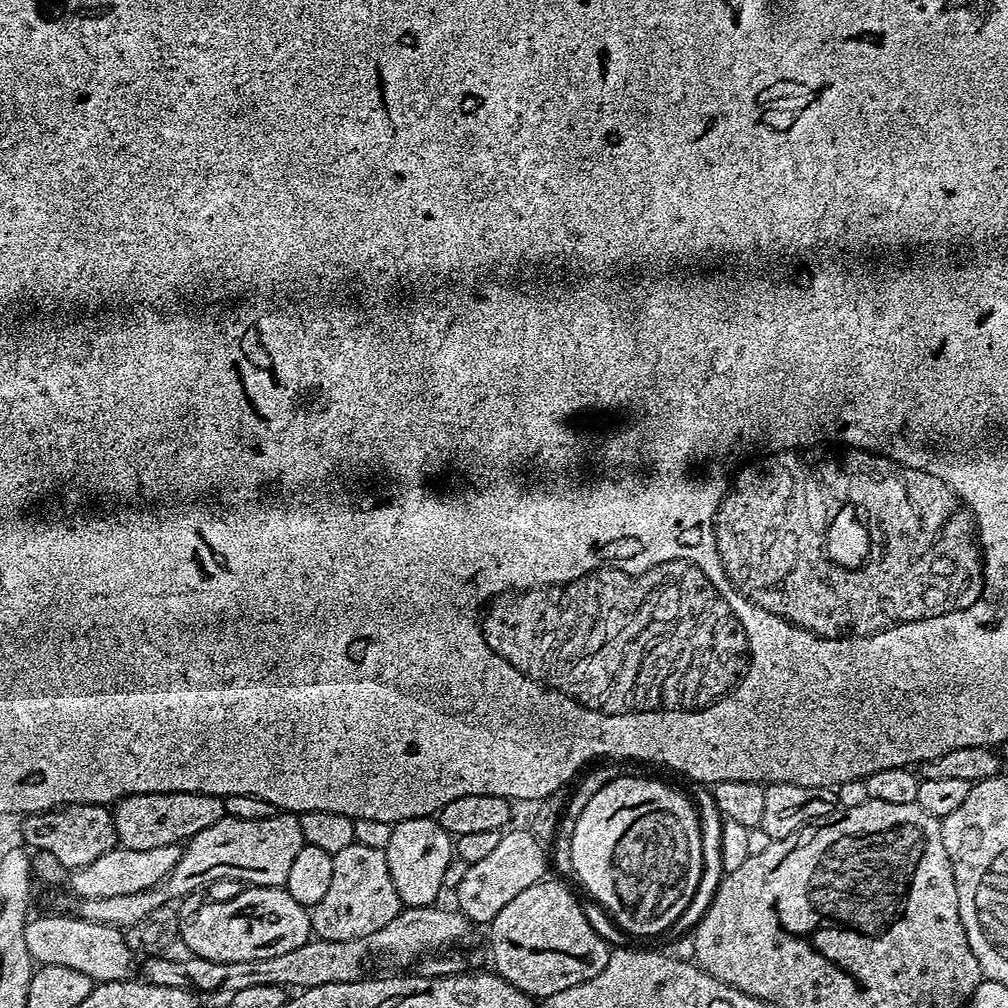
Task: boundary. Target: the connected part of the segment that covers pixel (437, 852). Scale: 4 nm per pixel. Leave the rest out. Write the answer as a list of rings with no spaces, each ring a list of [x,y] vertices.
[[[431,816],[410,818],[392,825],[390,842],[384,848],[386,866],[390,866],[390,878],[394,878],[394,890],[398,890],[398,898],[404,908],[427,908],[435,905],[440,892],[445,891],[442,877],[446,874],[446,866],[454,859],[454,840],[448,831],[440,825],[439,819]]]

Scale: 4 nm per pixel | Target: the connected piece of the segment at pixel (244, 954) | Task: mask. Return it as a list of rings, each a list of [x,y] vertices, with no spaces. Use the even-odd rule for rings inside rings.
[[[248,886],[240,891],[244,892],[230,897],[229,900],[208,900],[205,904],[192,904],[188,909],[183,909],[180,912],[180,939],[186,942],[186,946],[190,946],[193,956],[210,958],[210,962],[254,962],[258,958],[278,958],[278,954],[290,954],[290,950],[298,950],[298,946],[302,946],[313,935],[309,909],[303,908],[298,902],[294,902],[294,898],[290,898],[287,888],[283,886],[278,888]]]

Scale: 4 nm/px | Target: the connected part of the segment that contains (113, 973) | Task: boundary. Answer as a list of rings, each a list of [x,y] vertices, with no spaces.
[[[67,914],[51,915],[33,915],[26,926],[26,947],[30,949],[32,959],[37,965],[70,966],[70,970],[82,970],[82,974],[86,974],[94,982],[127,980],[133,975],[132,960],[134,960],[134,954],[130,950],[121,929],[106,926],[102,922],[86,922],[85,920],[79,920],[76,916]]]

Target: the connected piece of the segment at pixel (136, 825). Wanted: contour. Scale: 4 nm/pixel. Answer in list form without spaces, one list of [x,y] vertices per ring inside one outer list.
[[[171,792],[170,794],[134,794],[116,801],[112,821],[116,827],[119,847],[130,850],[151,850],[154,846],[180,844],[194,834],[214,826],[224,815],[224,802],[219,796],[197,792]]]

